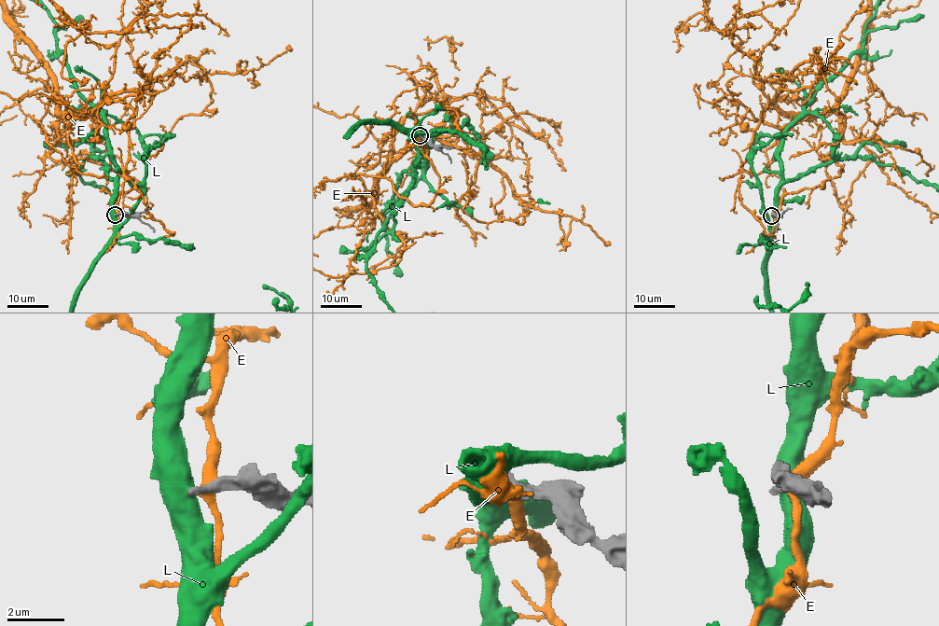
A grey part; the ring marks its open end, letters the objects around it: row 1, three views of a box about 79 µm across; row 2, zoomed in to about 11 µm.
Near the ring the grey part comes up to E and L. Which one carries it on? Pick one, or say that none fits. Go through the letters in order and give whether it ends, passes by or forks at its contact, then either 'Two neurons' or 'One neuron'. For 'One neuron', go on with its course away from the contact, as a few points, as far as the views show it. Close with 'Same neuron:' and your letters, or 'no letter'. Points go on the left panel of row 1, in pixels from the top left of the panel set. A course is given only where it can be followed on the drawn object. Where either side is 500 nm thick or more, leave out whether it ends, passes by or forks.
E: It forks there. Two neurons
L: Two neurons
Same neuron: no letter

